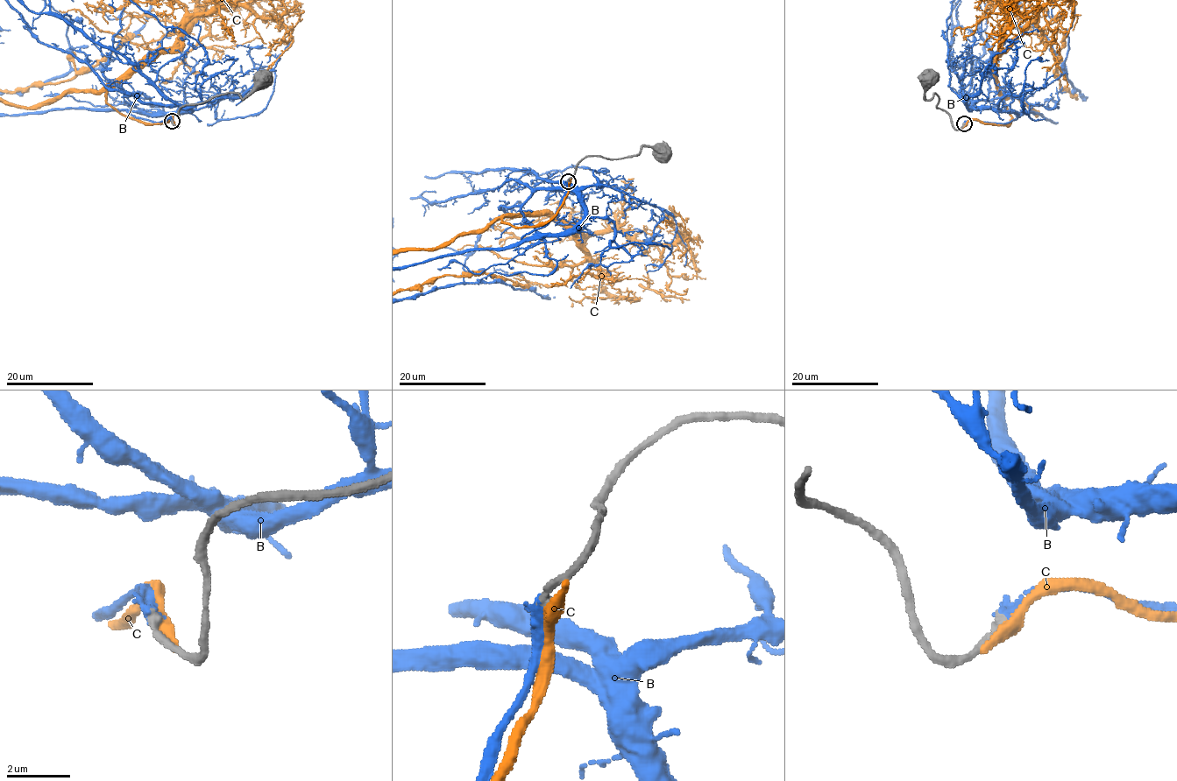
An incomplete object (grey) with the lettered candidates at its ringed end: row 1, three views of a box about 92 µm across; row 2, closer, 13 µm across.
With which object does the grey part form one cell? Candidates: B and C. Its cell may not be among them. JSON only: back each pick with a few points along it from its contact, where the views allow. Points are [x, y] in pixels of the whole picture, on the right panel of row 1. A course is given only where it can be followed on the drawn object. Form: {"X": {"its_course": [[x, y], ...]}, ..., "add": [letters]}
{"add": ["B"]}

